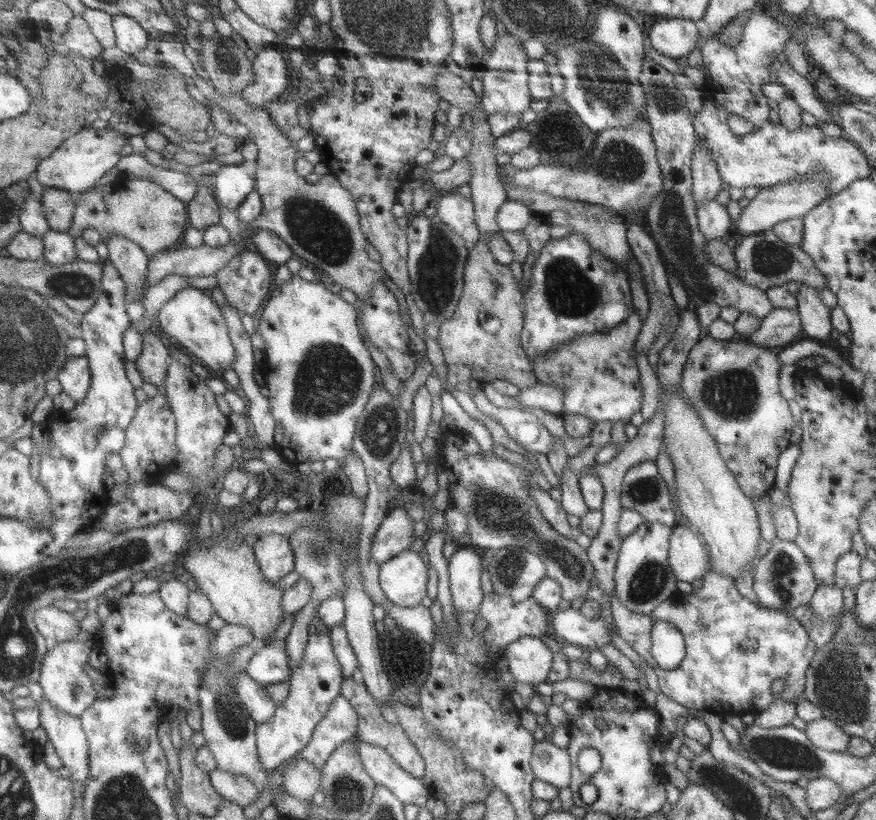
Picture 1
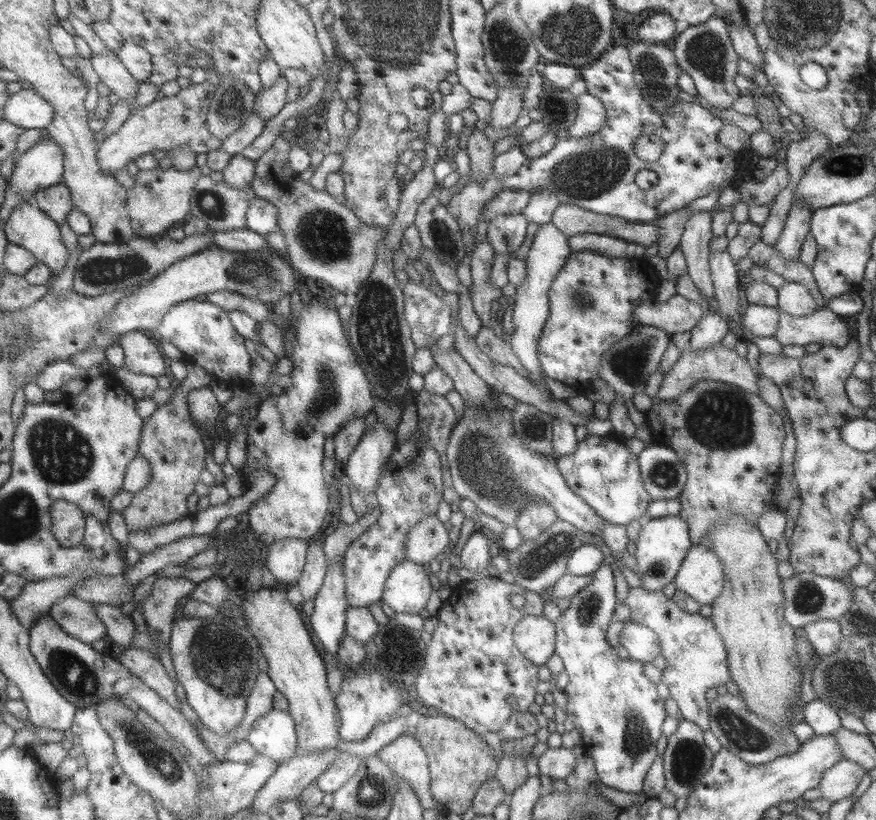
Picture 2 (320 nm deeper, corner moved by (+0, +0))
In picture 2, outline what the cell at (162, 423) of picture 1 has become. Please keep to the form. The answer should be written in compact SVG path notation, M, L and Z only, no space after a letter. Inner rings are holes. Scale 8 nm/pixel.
M197 363L189 366L189 376L183 380L179 390L173 389L175 391L170 402L158 405L155 414L145 421L140 453L153 465L153 476L149 486L141 492L134 493L131 506L121 513L130 532L150 530L154 526L175 522L192 514L188 500L196 493L201 472L205 470L205 456L208 451L199 432L199 426L192 418L188 398L192 390L210 387L214 378Z

